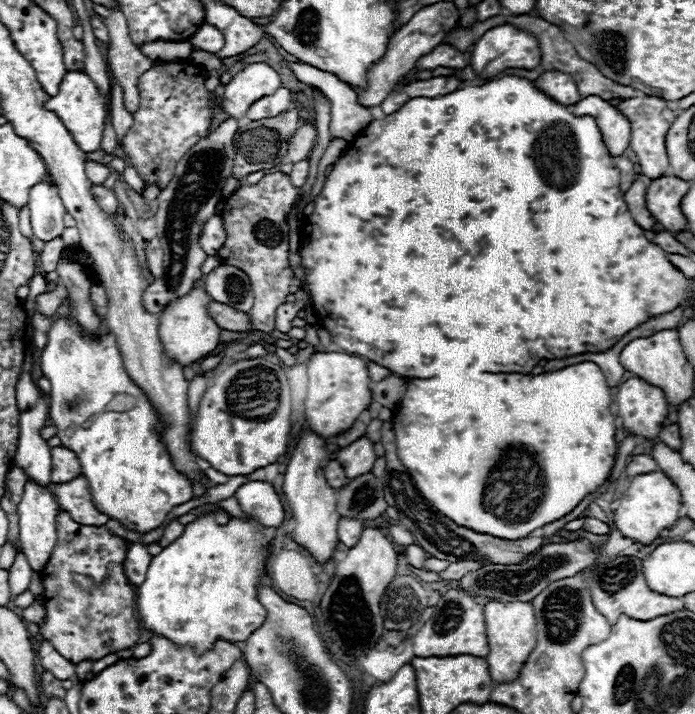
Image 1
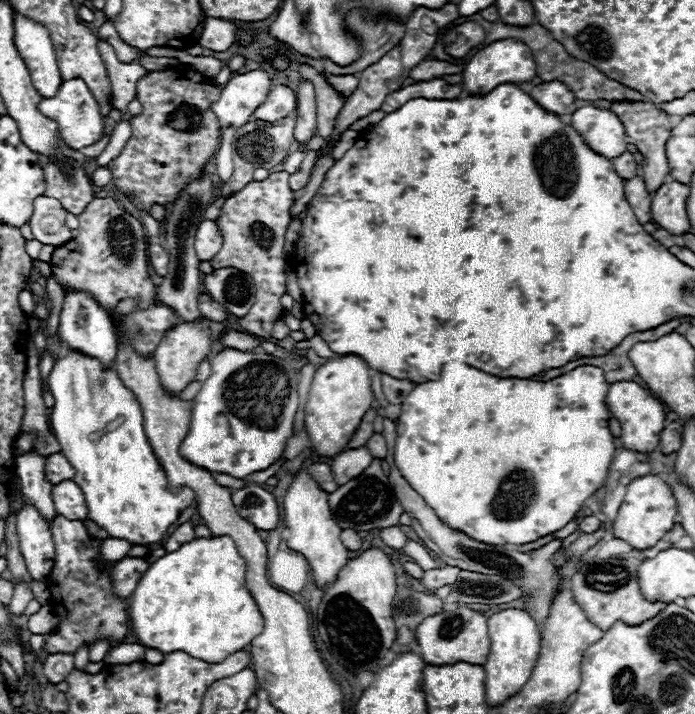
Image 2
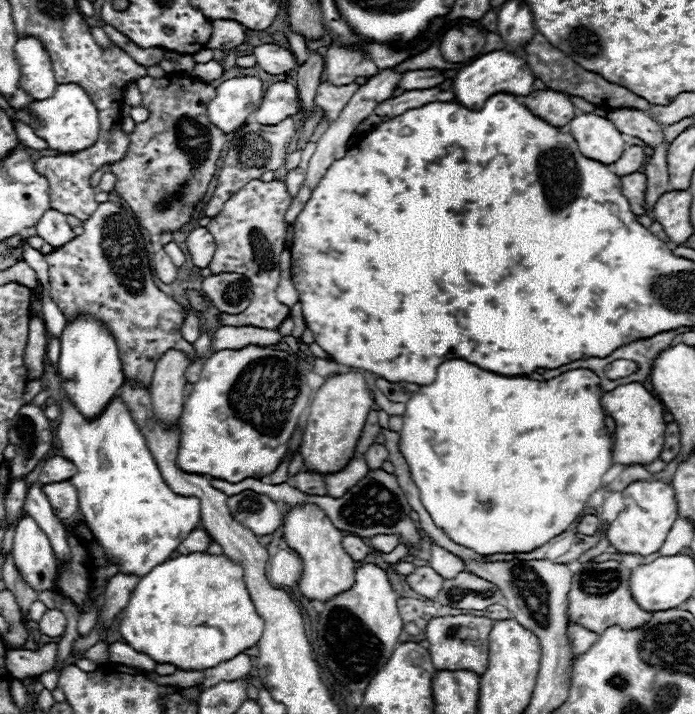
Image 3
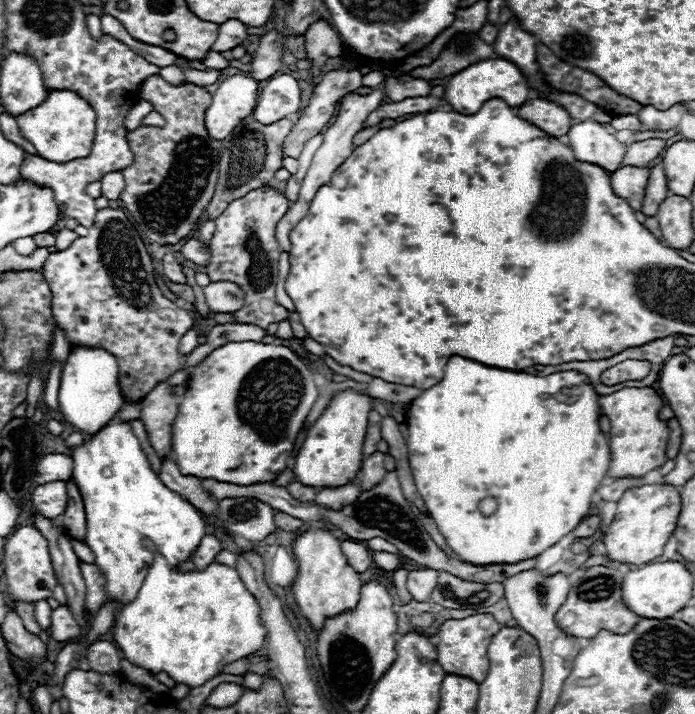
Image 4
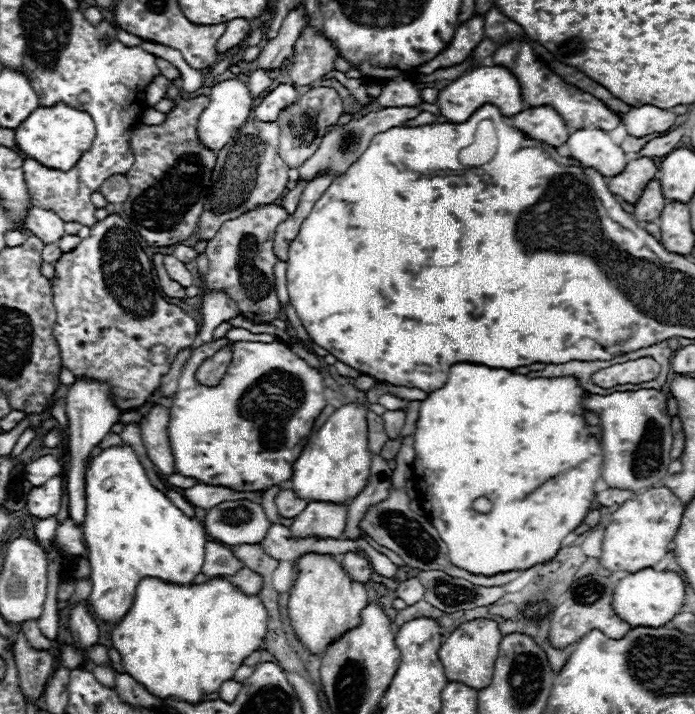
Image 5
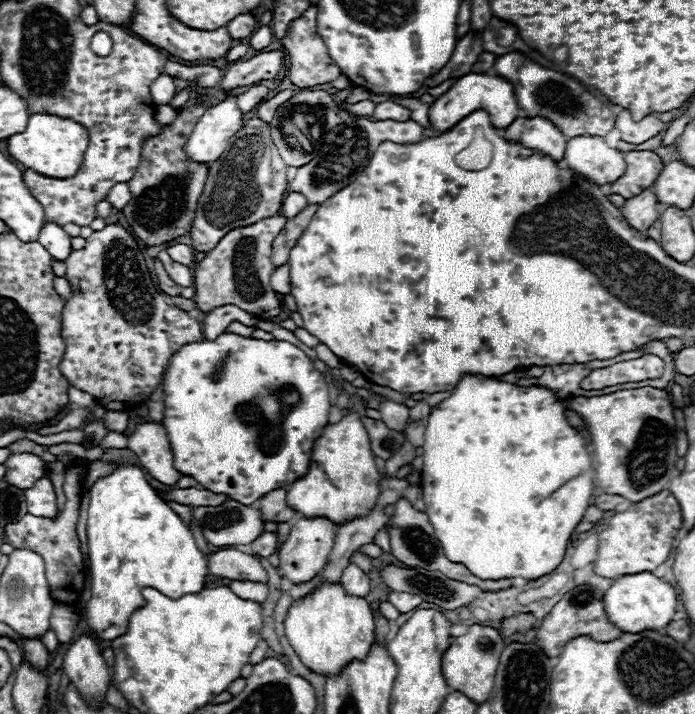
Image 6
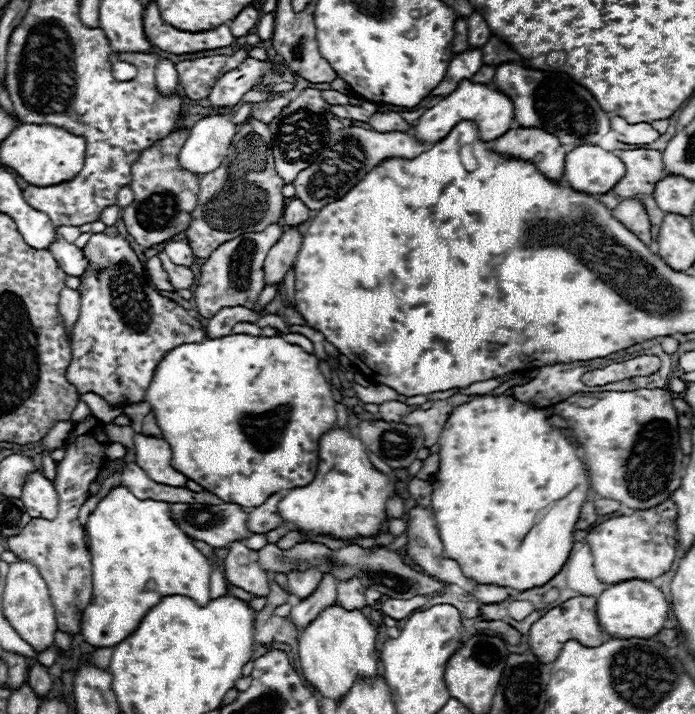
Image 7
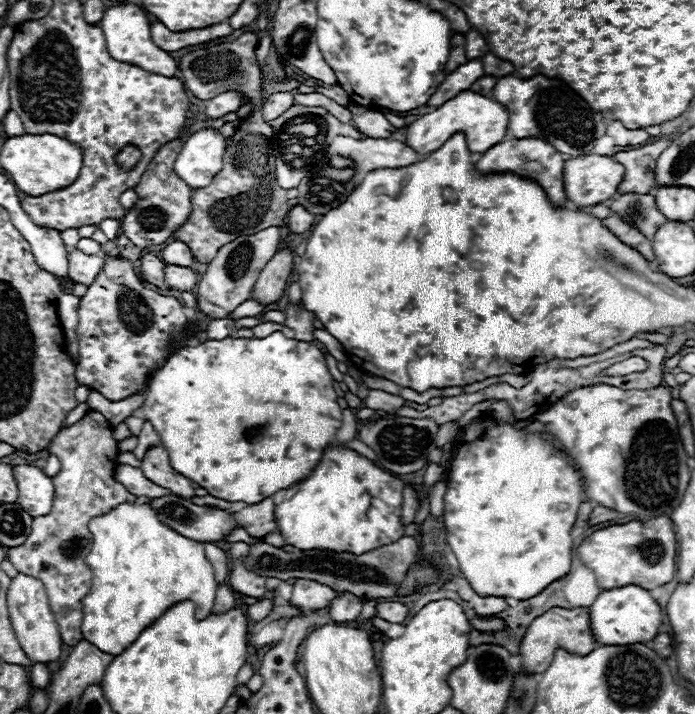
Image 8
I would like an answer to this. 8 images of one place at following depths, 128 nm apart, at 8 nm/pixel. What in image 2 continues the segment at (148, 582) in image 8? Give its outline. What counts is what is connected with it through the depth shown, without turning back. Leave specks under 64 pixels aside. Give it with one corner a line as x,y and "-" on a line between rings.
66,350
64,356
58,356
48,376
48,390
56,400
50,414
50,426
62,448
60,452
76,468
74,482
84,492
90,520
106,528
112,538
126,538
134,544
158,542
168,526
176,522
178,514
194,502
196,494
190,488
182,488
176,494
170,490
168,478
144,434
142,410
136,396
122,384
114,368
104,370
96,358
76,350

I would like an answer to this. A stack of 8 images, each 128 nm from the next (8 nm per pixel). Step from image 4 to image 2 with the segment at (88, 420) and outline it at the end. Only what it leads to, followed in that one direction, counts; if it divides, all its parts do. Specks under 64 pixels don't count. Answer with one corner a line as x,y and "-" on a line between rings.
66,292
62,312
60,312
60,338
74,350
80,350
88,356
94,356
102,362
104,368
108,368
114,362
116,356
116,330
114,322
108,316
106,310
100,308
100,304
86,292

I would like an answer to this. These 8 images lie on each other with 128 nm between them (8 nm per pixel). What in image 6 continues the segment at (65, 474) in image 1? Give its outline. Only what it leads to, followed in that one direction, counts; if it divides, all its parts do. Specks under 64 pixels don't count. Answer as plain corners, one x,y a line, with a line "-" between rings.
12,454
6,460
6,482
16,488
32,488
40,478
46,476
46,462
34,454

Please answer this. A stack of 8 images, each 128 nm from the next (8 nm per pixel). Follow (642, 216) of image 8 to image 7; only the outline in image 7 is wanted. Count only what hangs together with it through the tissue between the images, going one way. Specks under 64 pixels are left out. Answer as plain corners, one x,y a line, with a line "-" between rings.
642,196
642,202
646,204
646,210
648,210
648,216
650,216
650,224
652,224
652,238
656,240
658,238
658,230
660,230
660,224
664,220
664,212
656,206
654,198
652,196

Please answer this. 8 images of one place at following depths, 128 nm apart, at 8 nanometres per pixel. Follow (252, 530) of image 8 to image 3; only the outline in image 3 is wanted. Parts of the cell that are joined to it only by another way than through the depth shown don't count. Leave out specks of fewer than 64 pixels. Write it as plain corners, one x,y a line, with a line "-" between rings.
302,470
298,472
294,478
292,478
292,484
304,492
304,494
318,494
318,496
326,496
326,482
324,482
324,476
318,474
318,472
308,472
308,470

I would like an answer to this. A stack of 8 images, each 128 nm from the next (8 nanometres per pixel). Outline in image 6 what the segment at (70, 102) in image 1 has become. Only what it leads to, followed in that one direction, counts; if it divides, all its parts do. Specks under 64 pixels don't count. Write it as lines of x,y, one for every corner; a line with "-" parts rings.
32,114
24,132
6,140
6,150
24,168
32,168
44,176
66,178
74,176
82,164
88,148
88,130
72,118
60,118
56,114

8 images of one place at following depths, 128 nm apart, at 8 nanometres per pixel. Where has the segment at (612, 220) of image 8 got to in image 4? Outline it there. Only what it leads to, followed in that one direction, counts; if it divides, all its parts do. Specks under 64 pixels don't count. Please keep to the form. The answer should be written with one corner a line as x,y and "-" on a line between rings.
656,164
650,168
650,178
648,178
648,186
646,186
646,194
644,194
644,202
642,202
642,212
646,216
654,216
658,212
660,202
668,196
668,184
666,184
666,174
662,164

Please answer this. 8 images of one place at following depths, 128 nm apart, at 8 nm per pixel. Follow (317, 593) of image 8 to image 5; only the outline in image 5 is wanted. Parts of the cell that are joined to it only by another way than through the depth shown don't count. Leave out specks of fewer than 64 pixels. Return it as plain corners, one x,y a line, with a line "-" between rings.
310,502
290,526
294,536
322,536
322,538
342,538
346,528
348,502

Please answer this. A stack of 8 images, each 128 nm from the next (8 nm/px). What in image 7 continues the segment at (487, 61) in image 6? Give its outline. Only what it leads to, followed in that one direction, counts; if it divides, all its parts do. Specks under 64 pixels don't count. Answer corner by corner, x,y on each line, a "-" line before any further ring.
482,64
480,66
480,70
472,76
472,80
474,82
482,82
482,84
490,84
492,82
492,78
494,78
494,66
488,66
488,64

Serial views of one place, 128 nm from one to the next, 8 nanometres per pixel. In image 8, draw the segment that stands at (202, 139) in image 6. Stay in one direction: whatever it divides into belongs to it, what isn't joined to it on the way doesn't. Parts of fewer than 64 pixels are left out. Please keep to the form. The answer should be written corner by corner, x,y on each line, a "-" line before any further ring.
196,130
186,138
182,152
174,162
174,172
182,176
190,188
202,188
222,170
226,146
226,138
220,130

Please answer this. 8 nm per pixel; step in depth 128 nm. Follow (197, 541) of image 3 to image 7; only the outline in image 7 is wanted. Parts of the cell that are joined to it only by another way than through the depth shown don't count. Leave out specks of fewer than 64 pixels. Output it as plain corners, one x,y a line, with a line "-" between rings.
242,542
230,544
228,556
222,562
222,570
230,584
246,592
266,596
270,590
268,574
258,564
258,552
246,548

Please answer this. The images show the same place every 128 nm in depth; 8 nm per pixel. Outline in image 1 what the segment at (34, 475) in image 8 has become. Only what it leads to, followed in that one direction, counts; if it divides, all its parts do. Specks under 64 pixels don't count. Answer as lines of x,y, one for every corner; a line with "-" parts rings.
78,476
78,480
70,480
70,484
56,484
54,486
56,500
62,510
70,512
70,516
86,526
102,526
110,520
110,516
102,514
90,500
88,480

